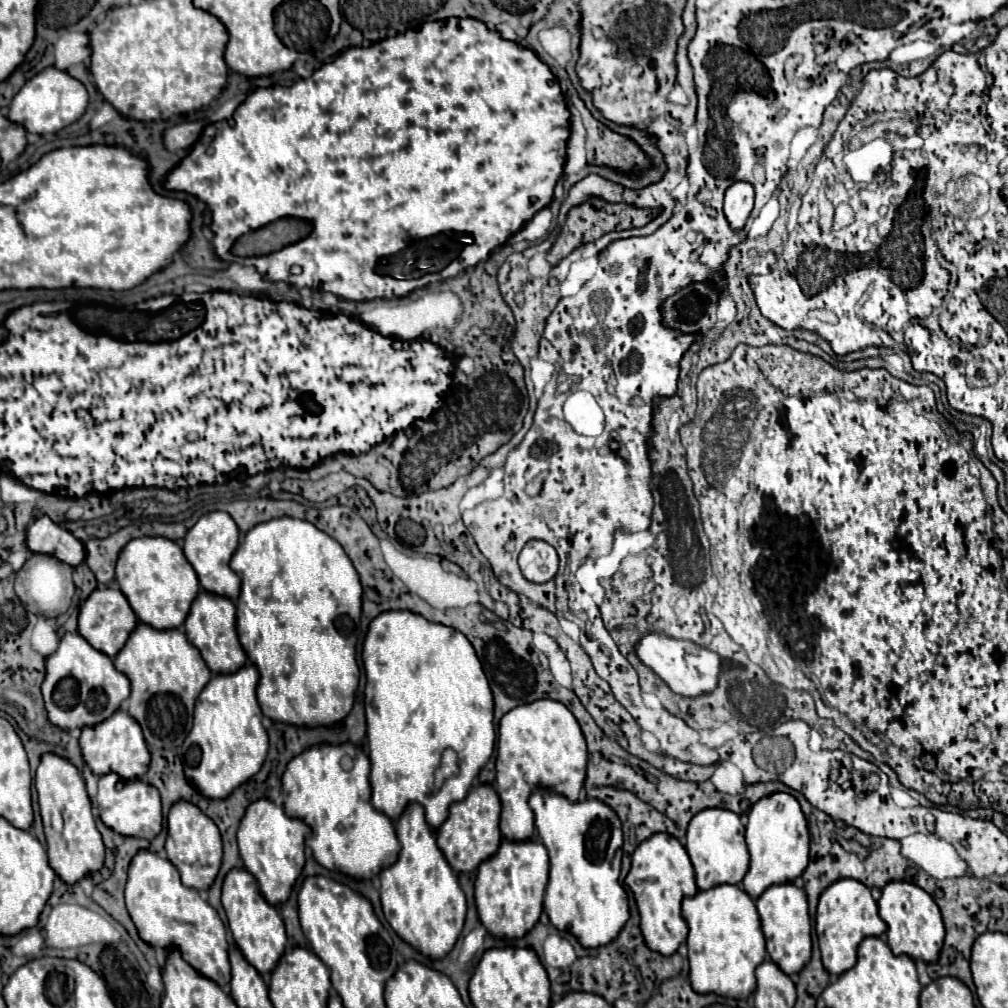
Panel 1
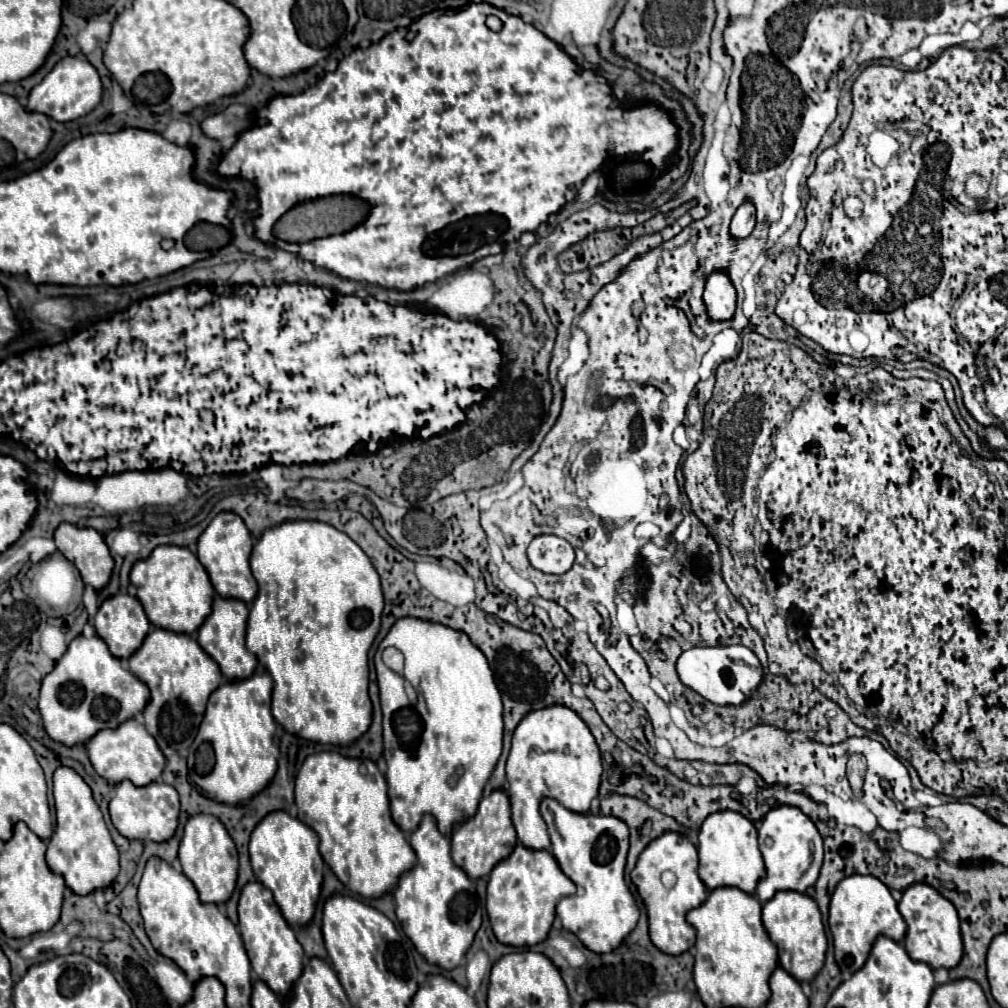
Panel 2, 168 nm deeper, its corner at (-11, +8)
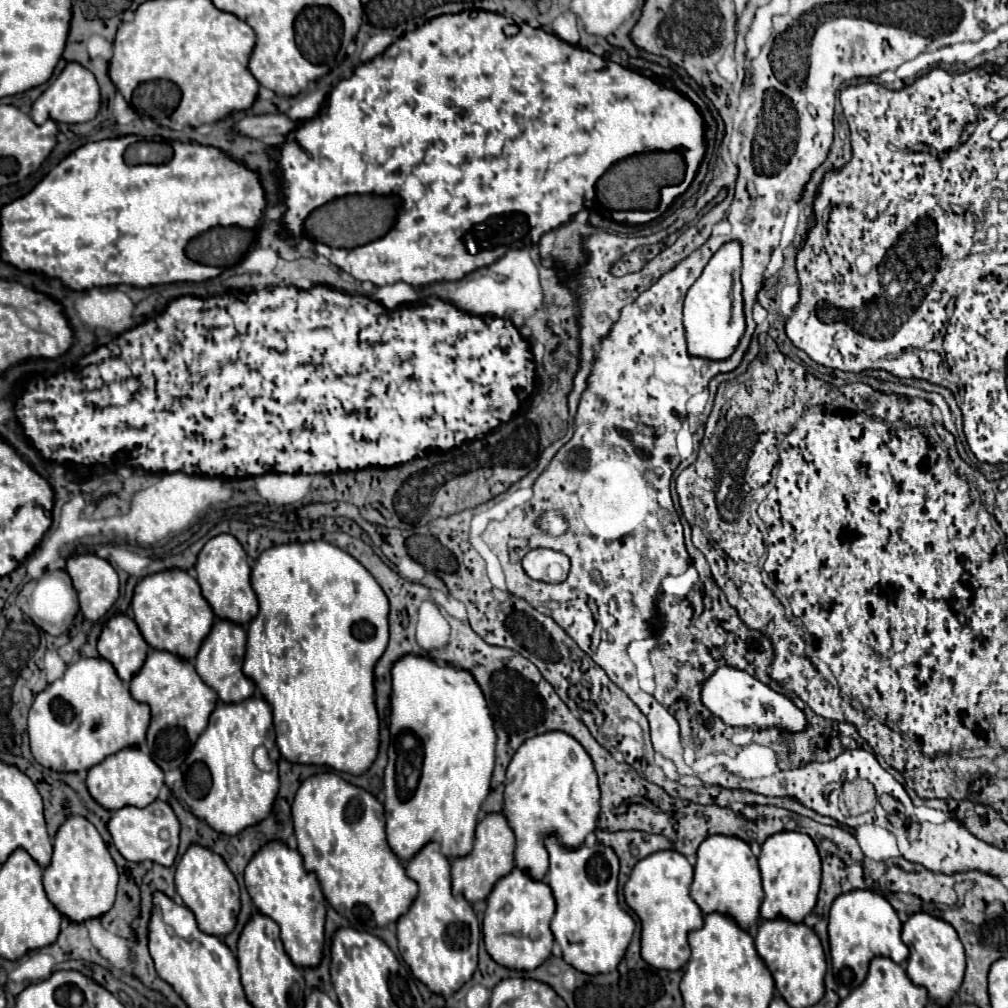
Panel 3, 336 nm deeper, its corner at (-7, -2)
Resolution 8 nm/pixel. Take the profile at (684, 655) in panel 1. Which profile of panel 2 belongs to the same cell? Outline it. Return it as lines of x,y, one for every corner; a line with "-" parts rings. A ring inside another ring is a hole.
701,646
685,650
677,660
677,672
685,686
717,706
741,706
751,698
763,680
761,662
745,646

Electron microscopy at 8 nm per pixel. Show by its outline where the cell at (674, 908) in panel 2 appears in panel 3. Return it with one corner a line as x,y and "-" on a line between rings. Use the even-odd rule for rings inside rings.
659,850
657,854
649,854
649,858
637,862
629,876
629,882
625,884
625,902
629,904
629,908
635,910
641,920
641,956
651,966
657,966
661,970
681,970
689,960
691,950
687,944
687,934
703,926
703,912
689,896
691,882
693,866
687,862
687,858
677,850

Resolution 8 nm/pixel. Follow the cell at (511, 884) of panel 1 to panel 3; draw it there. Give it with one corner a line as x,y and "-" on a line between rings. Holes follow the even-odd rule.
513,868
507,876
497,880
487,898
487,908
483,918
483,940
487,952
497,964
507,968
515,970
537,968
551,954
553,934
549,924
553,914
555,914
555,898
549,884
533,880
521,868

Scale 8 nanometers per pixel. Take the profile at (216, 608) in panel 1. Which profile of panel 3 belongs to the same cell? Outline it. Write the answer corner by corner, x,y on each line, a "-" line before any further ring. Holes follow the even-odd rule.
215,620
211,632
207,634
207,638
203,640
197,656
195,656
195,666
197,666
197,674
201,674
201,678
205,678
207,686
213,686
213,690
217,690
219,698
223,702
241,702
245,698
249,698
249,694
253,694
255,684
251,678
247,678
243,674
243,656
245,656
245,630
243,626
231,622
231,620

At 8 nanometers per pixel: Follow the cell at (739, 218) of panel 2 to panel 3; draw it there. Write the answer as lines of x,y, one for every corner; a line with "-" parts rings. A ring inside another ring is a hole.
729,240
713,254
699,280
689,288
683,308
689,354
721,360
733,354
733,350
737,348
737,342
745,330
739,272
741,272
741,244
737,240

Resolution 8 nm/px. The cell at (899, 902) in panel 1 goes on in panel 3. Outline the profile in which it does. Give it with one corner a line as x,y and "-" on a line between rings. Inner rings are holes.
915,912
903,924
901,938
909,948
907,976
915,984
925,986
929,996
935,998
937,1004
947,1006
951,996
959,990
963,974
965,974
965,950
961,946
957,932
953,930
953,926
941,918
931,916
931,914

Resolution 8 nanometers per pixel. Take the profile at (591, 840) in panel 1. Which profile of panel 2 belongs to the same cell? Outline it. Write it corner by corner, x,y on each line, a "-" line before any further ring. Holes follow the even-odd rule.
543,800
541,816
549,830
551,854
563,874
577,886
573,896
561,898
557,904
557,916
563,928
573,932
595,954
613,952
639,920
639,908
625,884
625,856
629,850
627,824
615,816
575,814
557,800

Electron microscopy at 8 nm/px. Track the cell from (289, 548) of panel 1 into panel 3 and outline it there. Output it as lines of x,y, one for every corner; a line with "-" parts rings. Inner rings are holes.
293,542
293,544
279,544
267,548
253,566
251,572
251,586
259,600
259,614
249,622
247,626
247,652
243,662
243,672
249,676
257,688
261,690
263,698
273,708
273,724
277,734
277,746
283,758
289,762
301,762
301,764
321,764
331,766
339,772
349,774
363,774
371,762
377,758
377,746
379,746
379,718
377,708
373,702
373,666
379,660
379,656
385,650
385,642
389,638
389,626
387,626
387,614
389,614
389,602
385,598
385,592
377,584
377,580
345,550
325,542

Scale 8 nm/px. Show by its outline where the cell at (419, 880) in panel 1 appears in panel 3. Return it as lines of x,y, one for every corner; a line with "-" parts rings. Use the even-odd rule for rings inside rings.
437,842
425,844
409,862
407,862
407,874
413,878
419,886
415,902
409,906
409,910
397,920
397,940
399,940
399,952
403,960
409,964
415,978
419,978
423,984
429,986
429,990
451,996
455,994
465,982
471,980
475,968
477,968
477,946
481,938
479,920
471,908
471,904
463,896
455,896
451,892
451,876
449,876
449,860
439,852

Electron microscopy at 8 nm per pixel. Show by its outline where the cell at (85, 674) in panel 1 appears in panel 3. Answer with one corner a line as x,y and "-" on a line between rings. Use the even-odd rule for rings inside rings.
77,658
65,674
39,692
29,710
33,758
55,772
89,770
125,746
139,746
149,726
149,706
133,700
129,686
105,658

